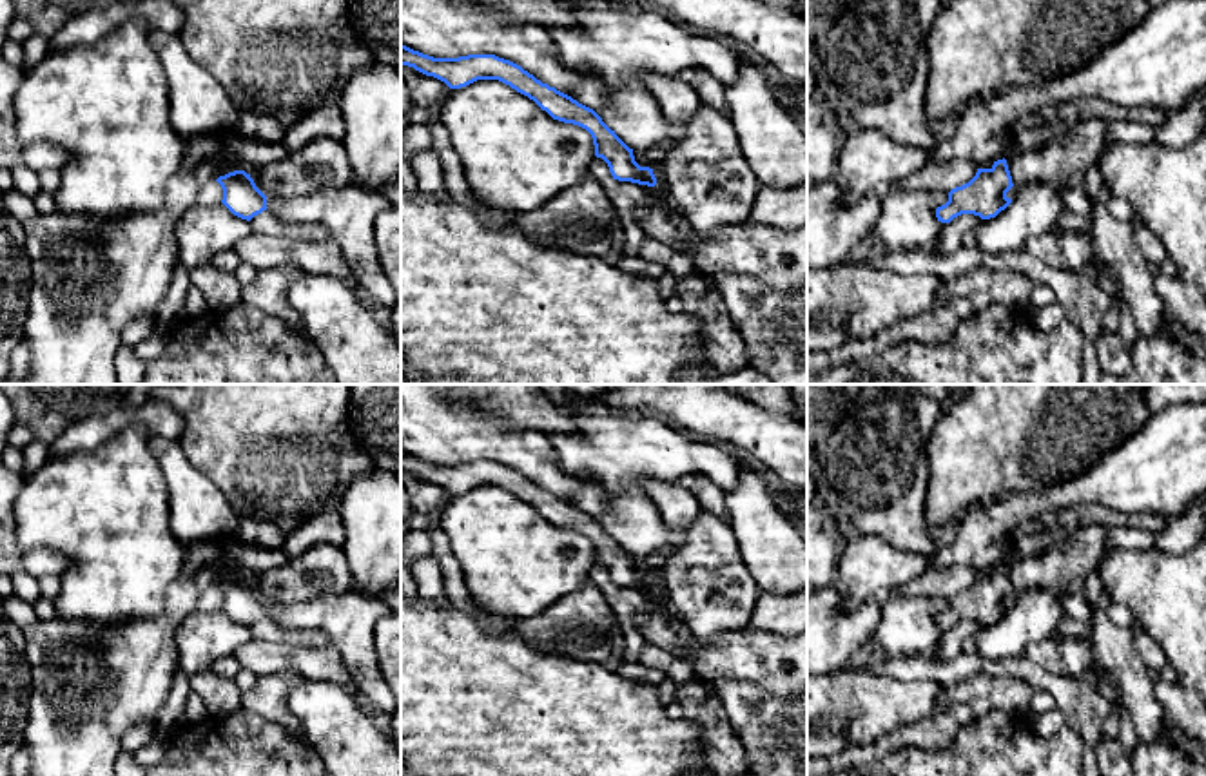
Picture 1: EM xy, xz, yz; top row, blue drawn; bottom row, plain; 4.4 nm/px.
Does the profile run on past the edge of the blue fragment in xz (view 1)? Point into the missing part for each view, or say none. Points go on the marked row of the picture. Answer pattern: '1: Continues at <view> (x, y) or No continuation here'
1: No continuation here

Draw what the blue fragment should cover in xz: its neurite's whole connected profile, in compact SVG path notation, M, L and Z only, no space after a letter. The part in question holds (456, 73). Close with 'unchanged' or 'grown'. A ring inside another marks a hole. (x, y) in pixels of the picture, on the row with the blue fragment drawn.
M401 44L401 65L444 82L450 89L466 87L477 80L499 80L533 100L553 120L586 129L613 179L655 187L653 169L640 167L629 149L602 118L571 96L542 83L520 65L495 54L468 54L459 58L433 58Z | unchanged

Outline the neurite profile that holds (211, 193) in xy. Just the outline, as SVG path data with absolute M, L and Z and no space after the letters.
M218 156L196 170L198 205L218 205L223 199L223 189L216 181L219 176L241 170L230 158Z

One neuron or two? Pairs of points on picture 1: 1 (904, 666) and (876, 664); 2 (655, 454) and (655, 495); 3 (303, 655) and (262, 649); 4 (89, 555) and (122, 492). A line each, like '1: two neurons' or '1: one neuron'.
1: one neuron
2: two neurons
3: one neuron
4: one neuron

